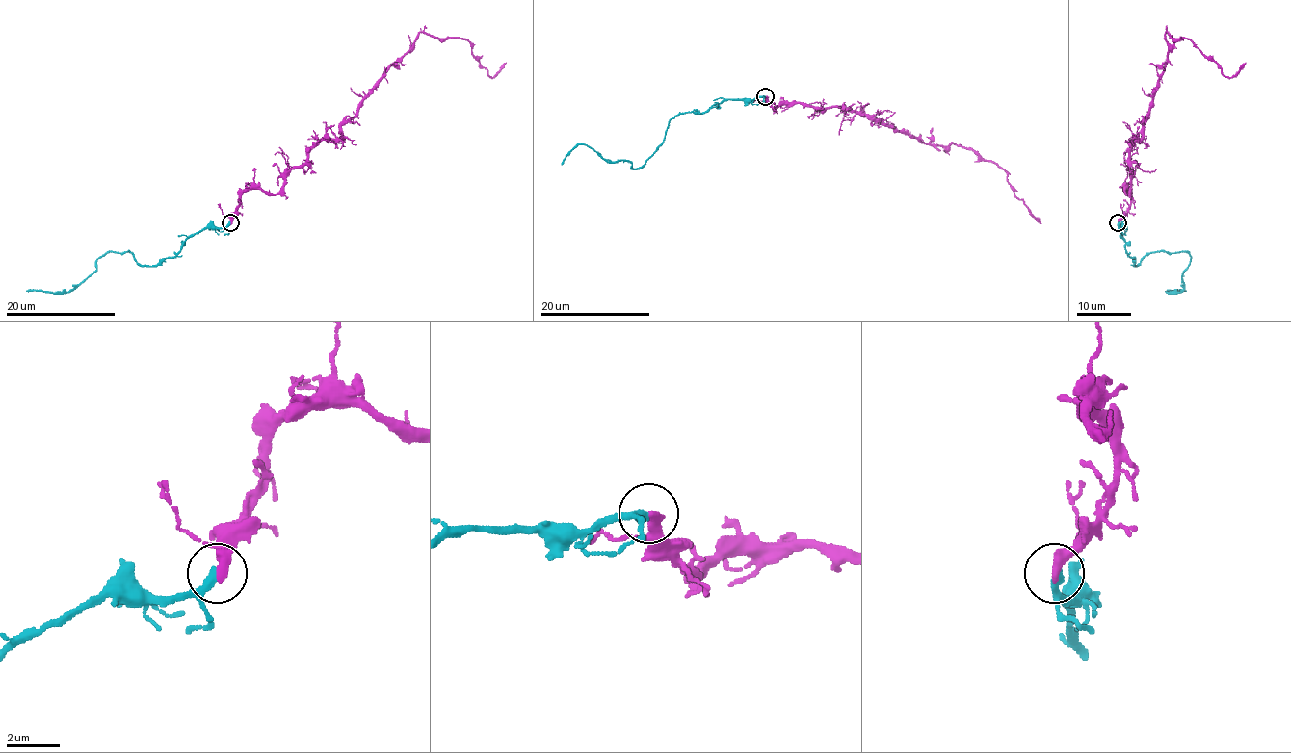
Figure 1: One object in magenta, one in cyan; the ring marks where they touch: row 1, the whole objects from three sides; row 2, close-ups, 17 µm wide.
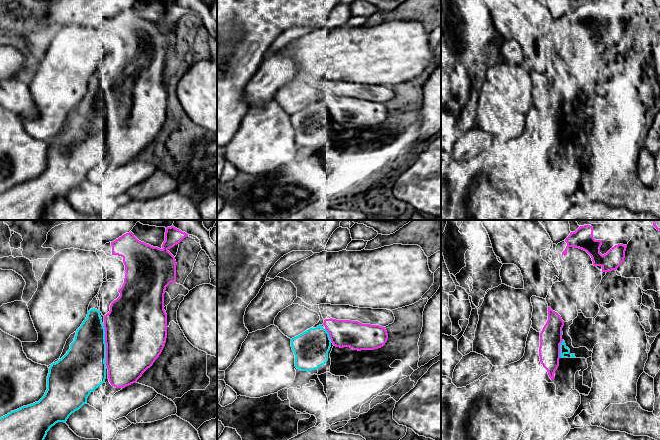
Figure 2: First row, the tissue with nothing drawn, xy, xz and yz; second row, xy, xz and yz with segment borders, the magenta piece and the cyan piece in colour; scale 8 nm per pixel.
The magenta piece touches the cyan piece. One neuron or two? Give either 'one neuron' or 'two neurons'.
one neuron

